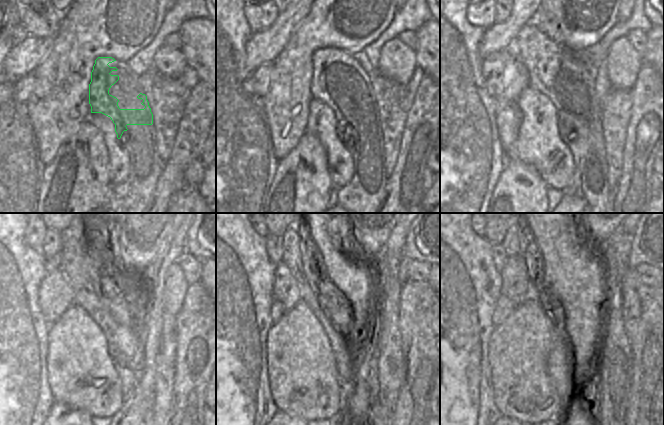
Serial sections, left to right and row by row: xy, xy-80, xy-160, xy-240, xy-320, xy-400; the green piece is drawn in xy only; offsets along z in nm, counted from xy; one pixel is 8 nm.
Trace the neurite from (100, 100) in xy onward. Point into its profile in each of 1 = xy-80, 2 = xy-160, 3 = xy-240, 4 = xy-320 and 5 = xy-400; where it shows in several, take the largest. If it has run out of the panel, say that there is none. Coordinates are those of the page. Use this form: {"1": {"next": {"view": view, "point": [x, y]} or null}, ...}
{"1": {"next": {"view": "xy-80", "point": [322, 88]}}, "2": {"next": {"view": "xy-160", "point": [540, 55]}}, "3": {"next": {"view": "xy-240", "point": [122, 344]}}, "4": {"next": {"view": "xy-320", "point": [342, 349]}}, "5": {"next": {"view": "xy-400", "point": [513, 242]}}}

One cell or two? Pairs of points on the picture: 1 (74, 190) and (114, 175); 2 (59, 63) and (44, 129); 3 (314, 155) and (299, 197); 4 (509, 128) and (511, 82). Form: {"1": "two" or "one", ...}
{"1": "two", "2": "one", "3": "one", "4": "one"}

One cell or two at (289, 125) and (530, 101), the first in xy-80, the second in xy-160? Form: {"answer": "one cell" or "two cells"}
{"answer": "two cells"}

